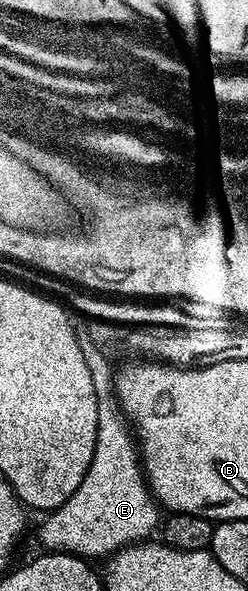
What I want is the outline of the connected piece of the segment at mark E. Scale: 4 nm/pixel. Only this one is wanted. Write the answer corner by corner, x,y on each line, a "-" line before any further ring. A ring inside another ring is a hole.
94,450
94,458
90,458
90,470
86,470
86,478
82,478
78,490
74,490
74,494
70,494
62,506
41,519
44,520
40,524
40,544
44,547
41,549
48,552
70,552
74,556
85,558
107,558
121,552
129,544
147,541
151,537
148,535
155,528
157,531
161,527
162,509
156,503
156,497
152,495
144,474
138,474
138,465
141,463
141,458
134,458
134,474
128,476
128,470
108,470
108,456
98,456
98,450

